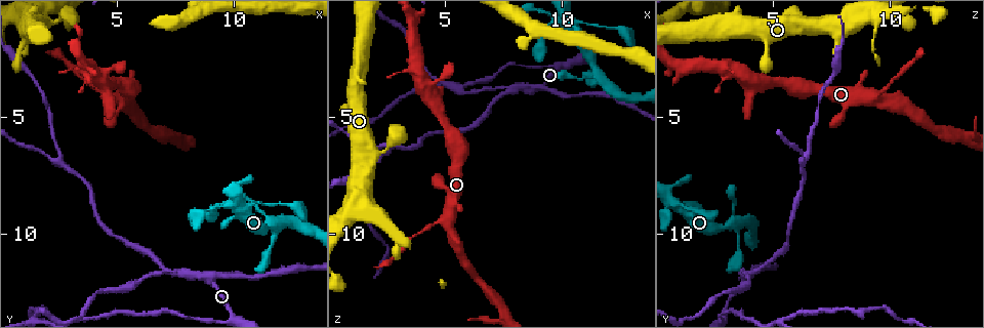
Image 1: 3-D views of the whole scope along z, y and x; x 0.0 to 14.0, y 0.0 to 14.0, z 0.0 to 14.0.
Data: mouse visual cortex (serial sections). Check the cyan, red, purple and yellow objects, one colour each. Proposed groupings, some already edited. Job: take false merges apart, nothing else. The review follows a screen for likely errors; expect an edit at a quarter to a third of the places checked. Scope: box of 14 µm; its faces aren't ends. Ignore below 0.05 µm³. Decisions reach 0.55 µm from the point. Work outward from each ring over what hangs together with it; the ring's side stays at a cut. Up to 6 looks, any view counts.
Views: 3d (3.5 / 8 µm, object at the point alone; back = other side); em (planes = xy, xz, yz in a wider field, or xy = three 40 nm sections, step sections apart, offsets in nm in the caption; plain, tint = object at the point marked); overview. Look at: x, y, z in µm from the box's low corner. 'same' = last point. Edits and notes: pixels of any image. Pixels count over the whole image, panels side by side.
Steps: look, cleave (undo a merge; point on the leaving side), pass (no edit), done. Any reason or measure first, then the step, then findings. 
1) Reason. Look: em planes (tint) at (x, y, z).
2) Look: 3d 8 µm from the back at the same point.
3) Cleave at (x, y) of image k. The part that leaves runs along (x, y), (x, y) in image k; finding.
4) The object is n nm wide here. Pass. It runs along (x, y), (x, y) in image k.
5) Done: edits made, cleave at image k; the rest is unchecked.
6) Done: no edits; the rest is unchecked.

Small branch off a trunk. Look: 3d 3.5 µm at (10.3, 8.8, 1.1).

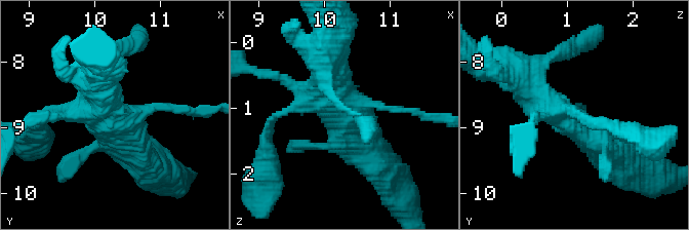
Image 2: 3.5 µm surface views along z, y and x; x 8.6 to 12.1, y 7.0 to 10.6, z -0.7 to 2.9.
Need the tissue. Look: em planes (tint) at (10.35, 8.90, 1.10).

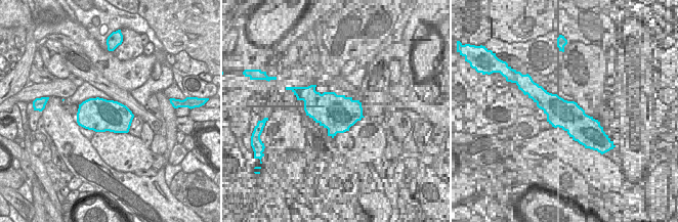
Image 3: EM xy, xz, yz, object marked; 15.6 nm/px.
Pass. It runs along (378, 164), (328, 102), (287, 109) in image 2; all the same cell.

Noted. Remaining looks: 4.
Two arms in line, one across. Look: 3d 3.5 µm at (2.7, 6.9, 6.4).

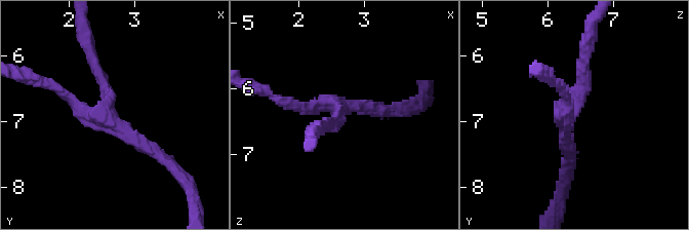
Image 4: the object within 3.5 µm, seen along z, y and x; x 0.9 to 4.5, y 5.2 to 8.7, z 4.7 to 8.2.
3 arms meet here; the arms are 200, 200, 200 nm wide. Look: em xy step 3 (tint) at (2.60, 6.95, 6.30).

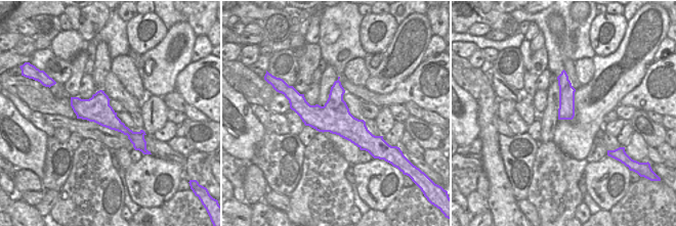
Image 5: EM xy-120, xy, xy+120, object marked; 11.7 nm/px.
Pass. One cell here.

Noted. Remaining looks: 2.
Three-way junction. Look: 3d 3.5 µm from the back at (4.8, 4.2, 9.4).

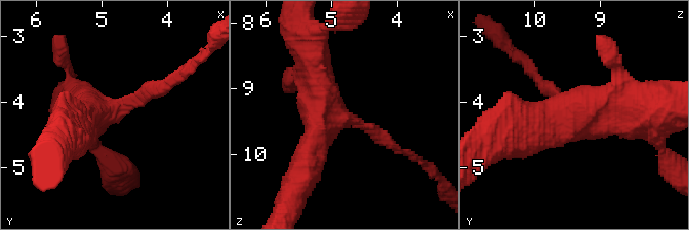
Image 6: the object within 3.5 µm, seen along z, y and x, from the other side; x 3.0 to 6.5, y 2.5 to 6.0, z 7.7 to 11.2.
3 arms meet here; the arms are 150, 500, 500 nm wide; shape alone is not enough. Look: em xy step 1 (tint) at (4.85, 4.15, 9.45).

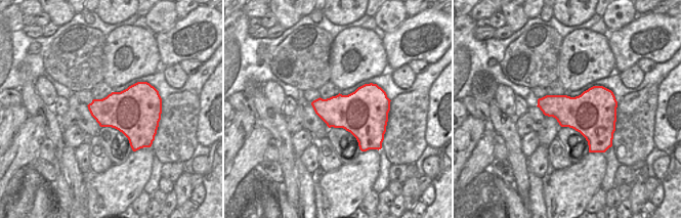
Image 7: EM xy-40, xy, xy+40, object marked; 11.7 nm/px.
Cleave at (155, 84) of image 6. The part that leaves runs along (128, 102), (163, 89), (204, 54) in image 6; two cells meet here.

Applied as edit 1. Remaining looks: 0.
Done: edits made, cleave at image 6; the rest is unchecked.

